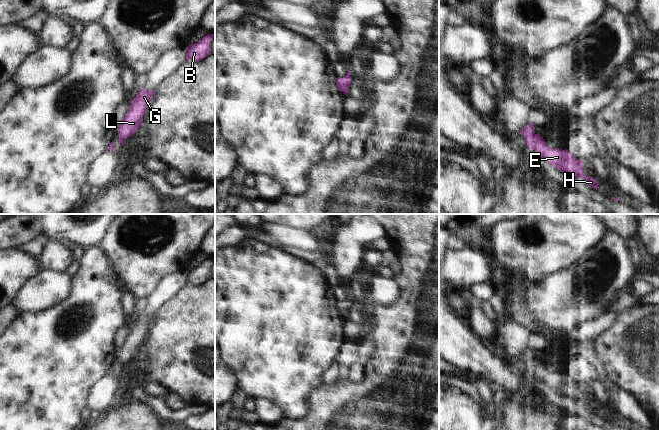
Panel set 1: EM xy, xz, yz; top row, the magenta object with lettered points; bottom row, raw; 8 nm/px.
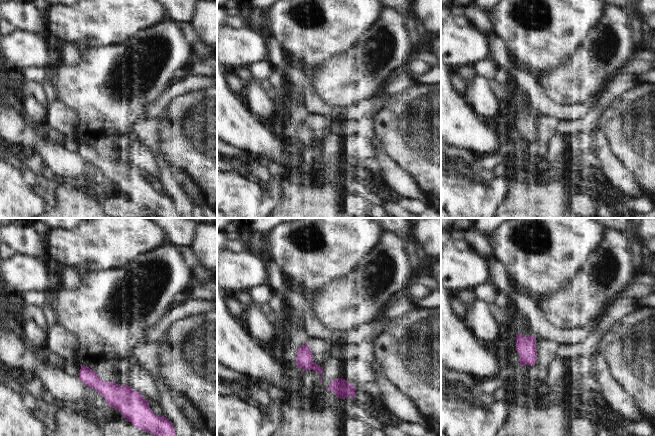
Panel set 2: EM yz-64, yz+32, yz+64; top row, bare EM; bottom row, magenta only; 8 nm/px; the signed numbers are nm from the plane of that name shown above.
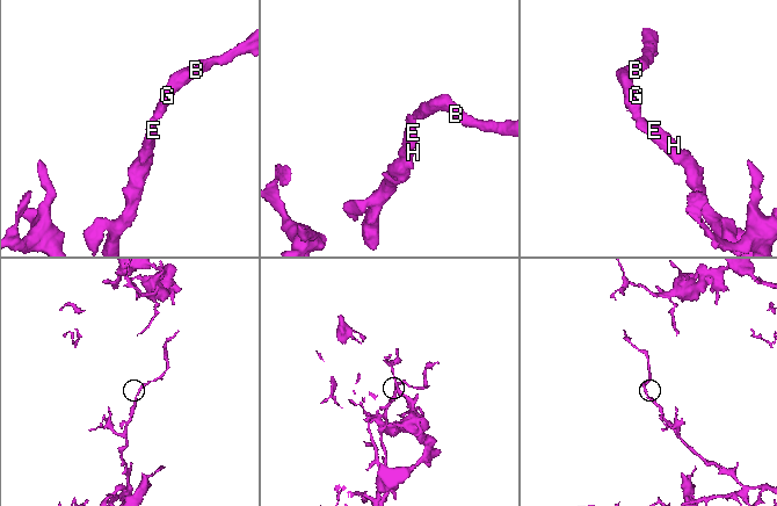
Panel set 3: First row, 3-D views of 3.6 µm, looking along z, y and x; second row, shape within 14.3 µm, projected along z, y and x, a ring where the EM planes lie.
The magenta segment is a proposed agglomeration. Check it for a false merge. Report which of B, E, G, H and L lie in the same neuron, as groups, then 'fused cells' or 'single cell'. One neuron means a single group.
groups B E G H L; single cell

